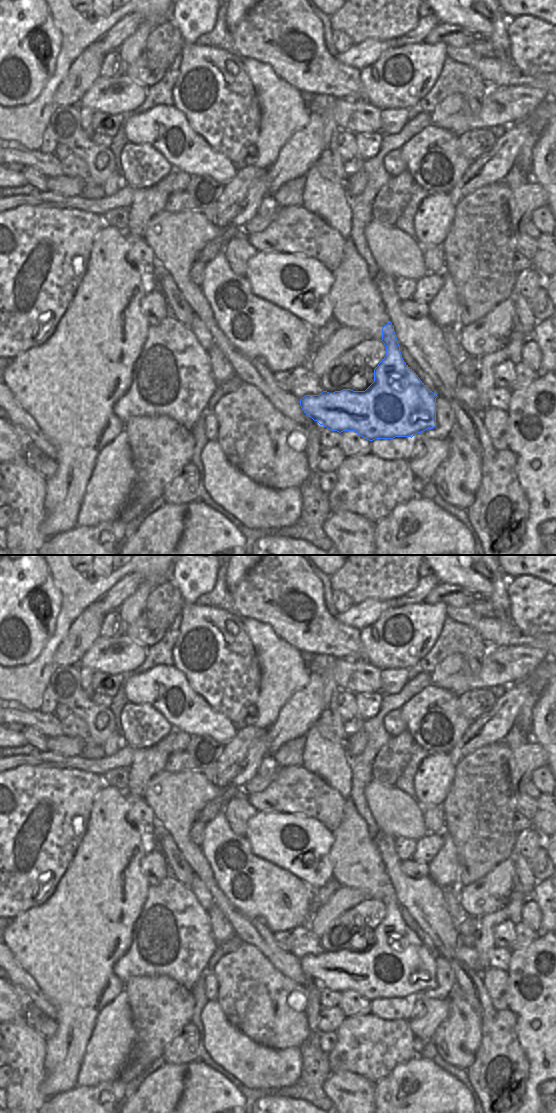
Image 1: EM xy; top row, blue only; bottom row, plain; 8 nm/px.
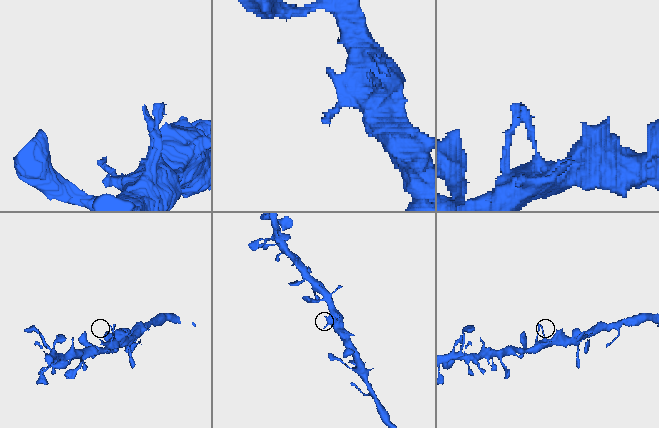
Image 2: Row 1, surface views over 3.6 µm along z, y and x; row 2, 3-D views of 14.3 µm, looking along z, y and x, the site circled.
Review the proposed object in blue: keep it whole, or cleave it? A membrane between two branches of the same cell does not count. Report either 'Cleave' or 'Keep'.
Keep

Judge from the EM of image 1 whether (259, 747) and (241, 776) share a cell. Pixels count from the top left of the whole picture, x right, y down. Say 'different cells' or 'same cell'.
same cell

